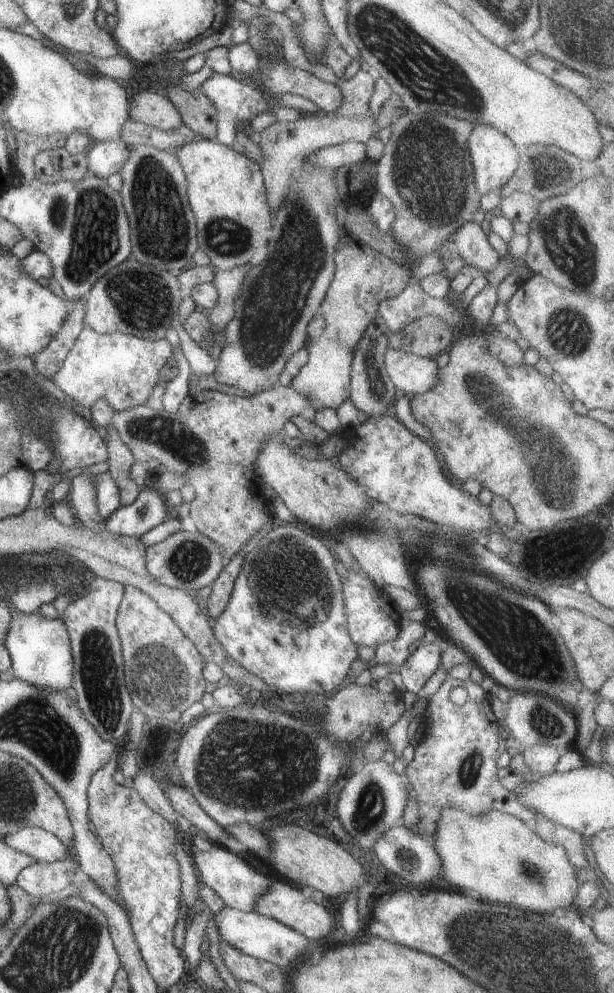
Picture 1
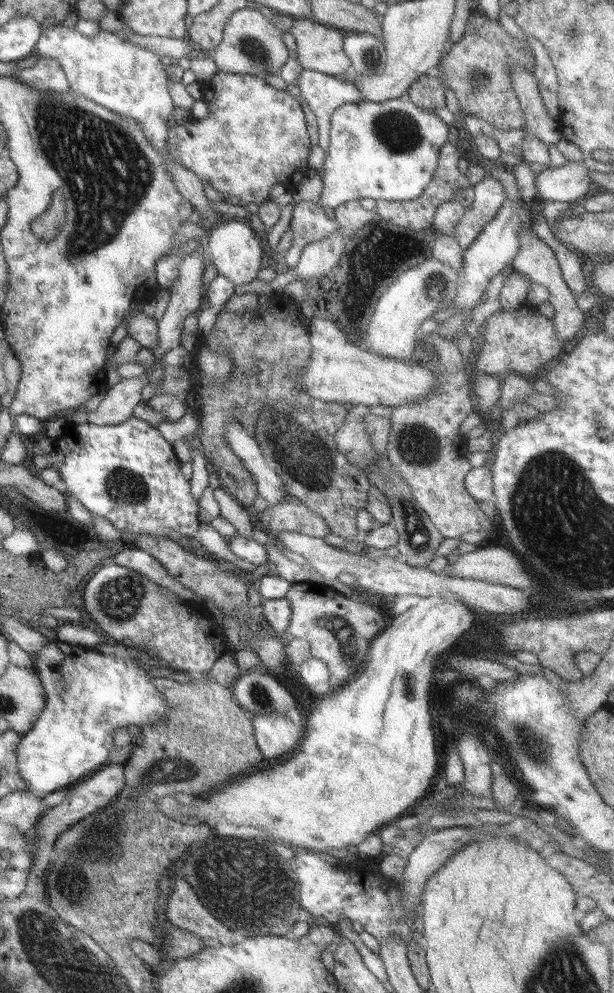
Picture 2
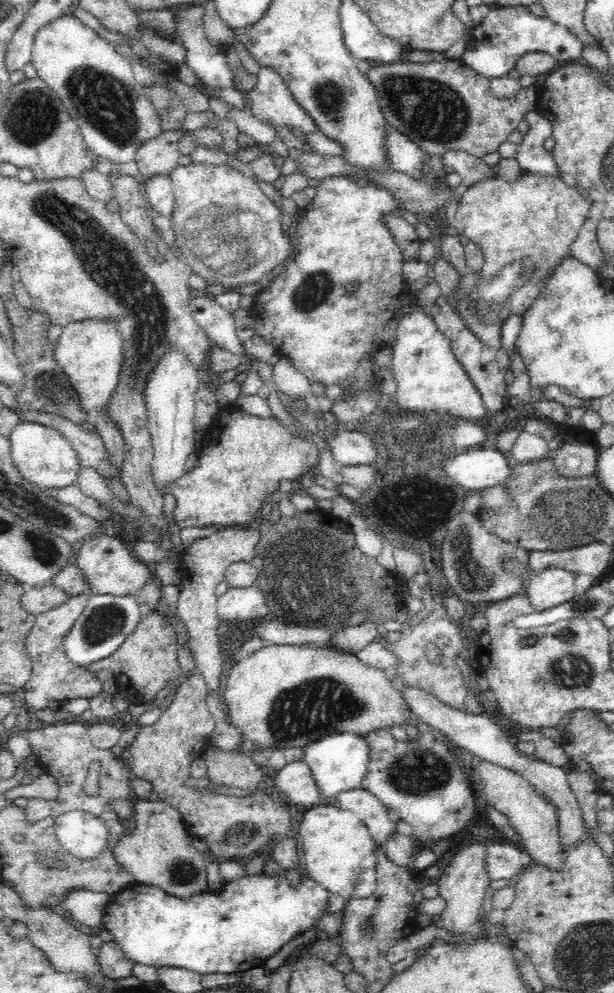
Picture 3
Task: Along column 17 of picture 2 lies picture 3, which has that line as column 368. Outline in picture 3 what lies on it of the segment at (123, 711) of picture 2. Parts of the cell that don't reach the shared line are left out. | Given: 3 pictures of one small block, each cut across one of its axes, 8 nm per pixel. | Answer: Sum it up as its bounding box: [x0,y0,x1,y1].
[302,732,369,800]

